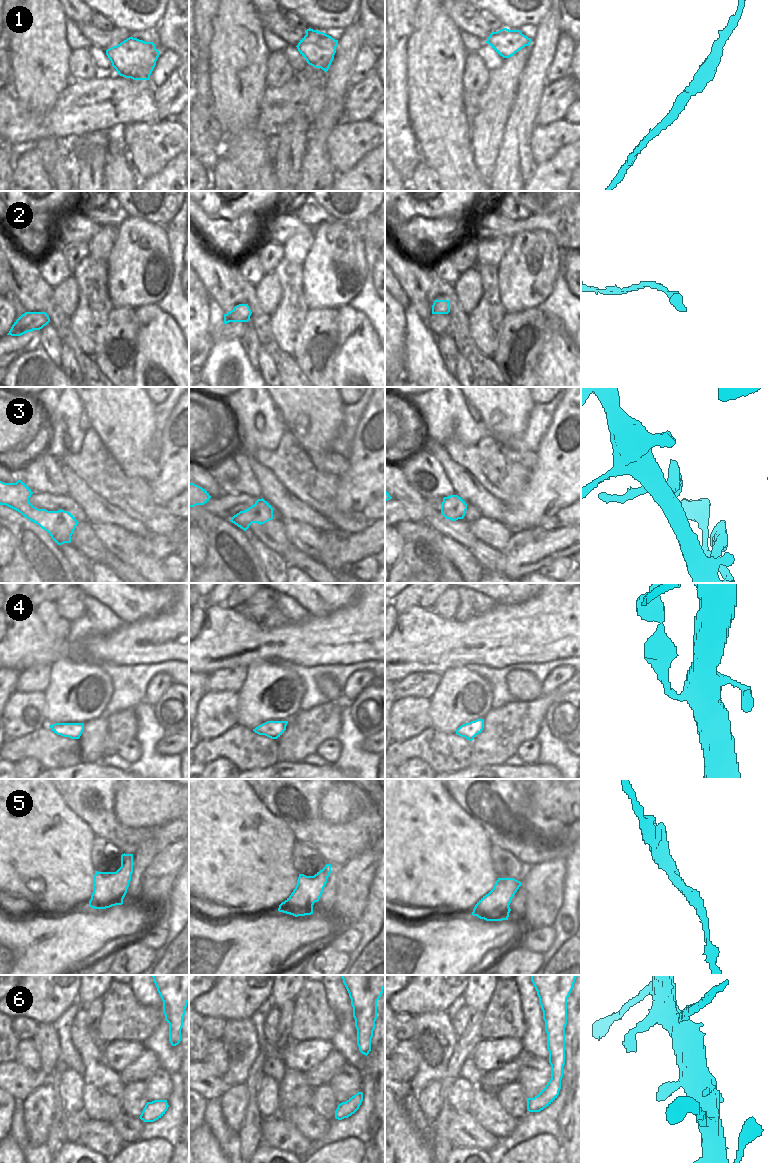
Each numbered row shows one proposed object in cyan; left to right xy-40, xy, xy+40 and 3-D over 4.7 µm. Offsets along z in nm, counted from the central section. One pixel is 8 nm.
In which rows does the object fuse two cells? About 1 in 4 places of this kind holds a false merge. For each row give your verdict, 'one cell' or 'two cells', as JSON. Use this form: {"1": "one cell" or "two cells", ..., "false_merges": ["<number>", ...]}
{"1": "one cell", "2": "one cell", "3": "one cell", "4": "one cell", "5": "one cell", "6": "one cell", "false_merges": []}

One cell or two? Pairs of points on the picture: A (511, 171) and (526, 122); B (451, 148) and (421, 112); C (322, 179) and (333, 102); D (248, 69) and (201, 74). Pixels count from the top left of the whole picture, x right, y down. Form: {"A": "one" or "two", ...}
{"A": "one", "B": "one", "C": "one", "D": "two"}

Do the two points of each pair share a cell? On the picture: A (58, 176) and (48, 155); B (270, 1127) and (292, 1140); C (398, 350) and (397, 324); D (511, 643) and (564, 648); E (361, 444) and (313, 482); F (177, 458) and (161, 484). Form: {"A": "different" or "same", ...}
{"A": "same", "B": "same", "C": "same", "D": "same", "E": "different", "F": "same"}

